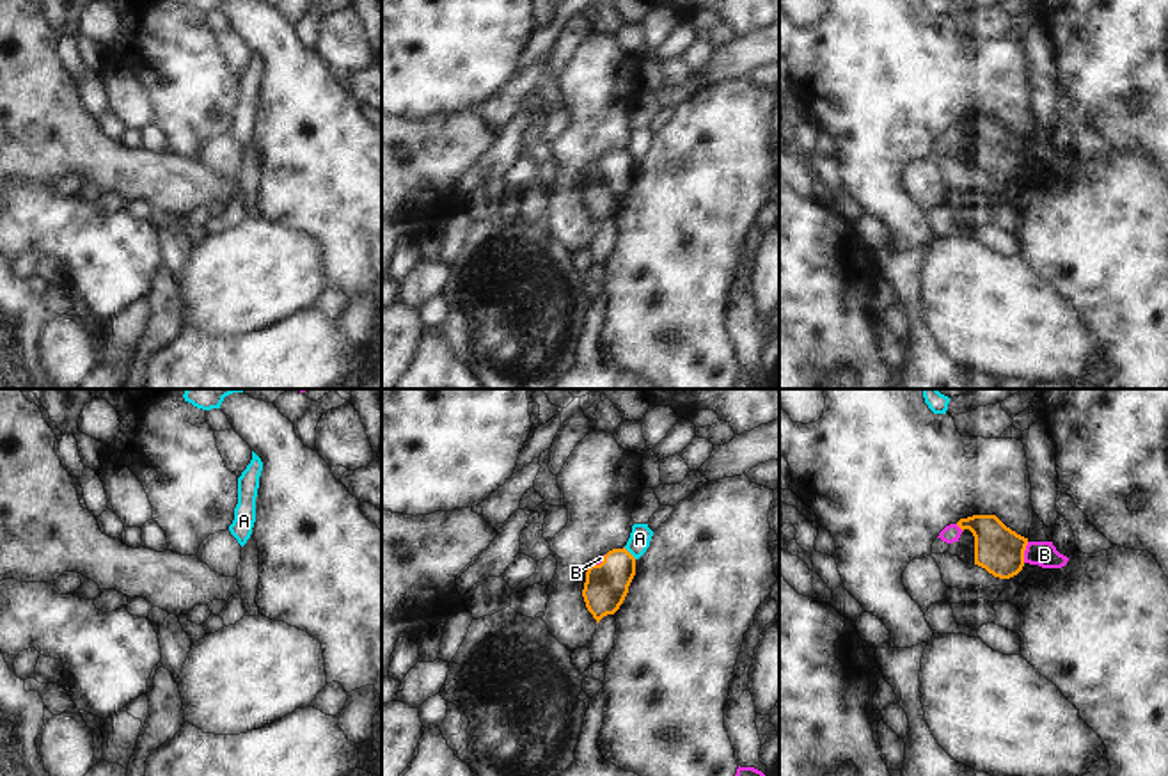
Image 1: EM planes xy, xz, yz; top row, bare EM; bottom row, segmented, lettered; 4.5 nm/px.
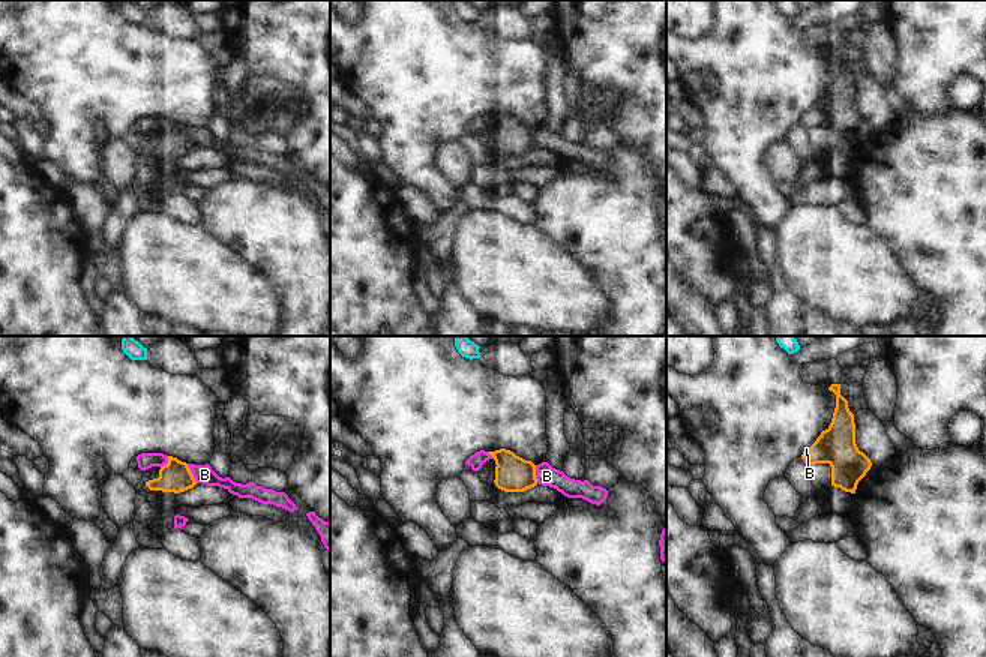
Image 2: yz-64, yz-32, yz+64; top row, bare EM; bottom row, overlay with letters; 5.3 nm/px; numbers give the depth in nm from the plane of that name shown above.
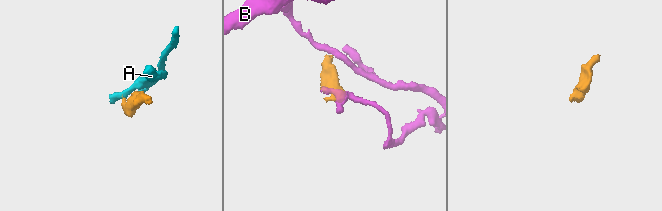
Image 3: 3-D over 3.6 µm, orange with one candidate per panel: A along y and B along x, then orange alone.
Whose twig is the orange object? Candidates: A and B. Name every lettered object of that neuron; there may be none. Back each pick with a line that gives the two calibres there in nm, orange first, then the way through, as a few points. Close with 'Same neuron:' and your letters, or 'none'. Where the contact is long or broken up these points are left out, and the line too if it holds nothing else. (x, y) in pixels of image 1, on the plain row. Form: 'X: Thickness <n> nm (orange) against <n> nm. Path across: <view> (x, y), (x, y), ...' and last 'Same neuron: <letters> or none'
B: Thickness 220 nm (orange) against 120 nm. Path across: yz (998, 151), (1023, 155), (1044, 157)
Same neuron: B

